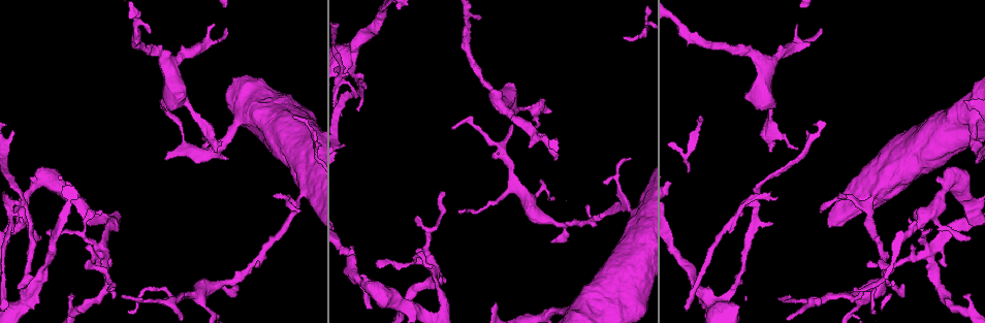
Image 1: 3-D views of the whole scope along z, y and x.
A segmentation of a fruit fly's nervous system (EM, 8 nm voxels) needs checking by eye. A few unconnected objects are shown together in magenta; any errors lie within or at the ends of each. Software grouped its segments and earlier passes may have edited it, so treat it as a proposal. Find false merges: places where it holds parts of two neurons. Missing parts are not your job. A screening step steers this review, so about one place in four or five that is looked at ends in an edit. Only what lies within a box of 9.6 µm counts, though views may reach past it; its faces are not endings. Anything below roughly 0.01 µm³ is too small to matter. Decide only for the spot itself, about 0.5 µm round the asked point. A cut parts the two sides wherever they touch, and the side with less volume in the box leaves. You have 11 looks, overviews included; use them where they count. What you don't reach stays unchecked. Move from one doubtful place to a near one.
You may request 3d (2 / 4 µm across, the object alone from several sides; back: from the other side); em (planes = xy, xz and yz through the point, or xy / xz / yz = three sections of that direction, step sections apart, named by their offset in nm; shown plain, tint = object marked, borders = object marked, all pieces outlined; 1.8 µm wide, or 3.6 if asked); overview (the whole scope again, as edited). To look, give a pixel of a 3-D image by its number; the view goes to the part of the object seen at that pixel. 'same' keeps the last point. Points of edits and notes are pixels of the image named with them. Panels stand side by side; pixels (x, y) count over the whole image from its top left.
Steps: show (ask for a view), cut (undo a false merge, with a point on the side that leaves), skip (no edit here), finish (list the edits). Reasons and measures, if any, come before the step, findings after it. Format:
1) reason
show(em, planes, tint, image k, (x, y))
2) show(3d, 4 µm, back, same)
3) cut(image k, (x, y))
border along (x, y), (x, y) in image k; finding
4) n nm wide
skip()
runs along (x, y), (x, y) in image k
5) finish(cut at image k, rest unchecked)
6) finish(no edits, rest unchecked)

thin arm on a thick one
show(em, 3.6 µm, planes, tint, image 1, (20, 308))

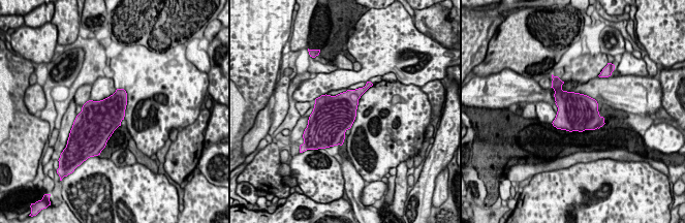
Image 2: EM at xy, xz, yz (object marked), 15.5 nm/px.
skip()
continuous, no second neuron

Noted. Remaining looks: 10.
a fork
show(em, planes, tint, image 1, (811, 303))

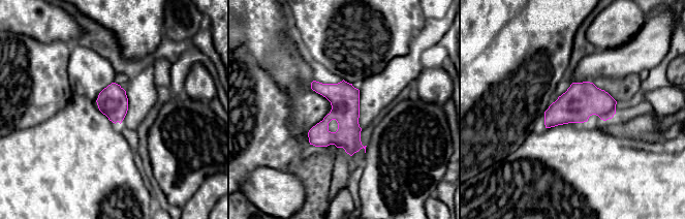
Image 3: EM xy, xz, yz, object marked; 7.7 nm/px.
skip()
continuous, no second neuron

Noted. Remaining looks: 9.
four-way junction
show(3d, 2 µm, image 1, (928, 255))

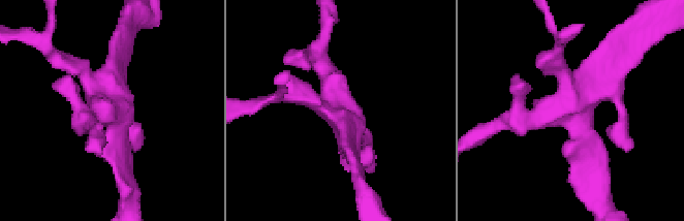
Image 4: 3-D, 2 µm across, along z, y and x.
now the EM
show(em, xy, step 16, tint, image 4, (119, 104))

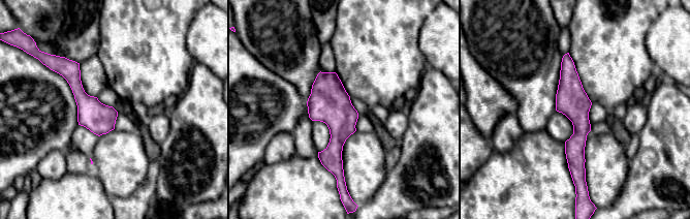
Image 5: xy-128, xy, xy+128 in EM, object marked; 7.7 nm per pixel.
show(em, planes, tint, same)

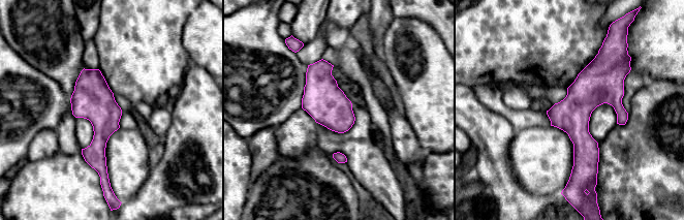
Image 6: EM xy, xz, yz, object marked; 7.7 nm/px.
skip()
runs along (600, 55), (576, 170) in image 6; all the same neuron

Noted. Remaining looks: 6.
abrupt turn
show(3d, 4 µm, image 1, (81, 208))

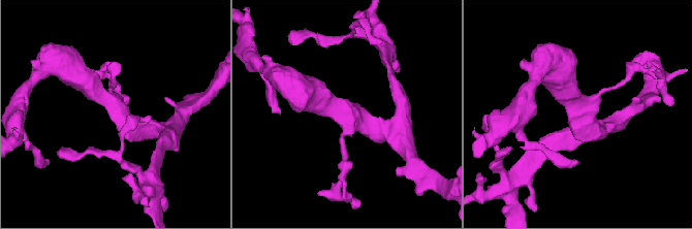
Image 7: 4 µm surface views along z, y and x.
show(em, yz, step 4, tint, image 7, (117, 109))

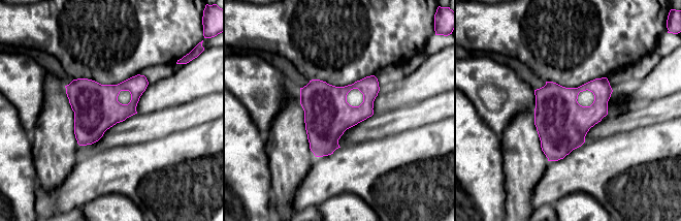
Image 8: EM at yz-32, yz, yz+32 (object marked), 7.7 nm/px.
show(em, planes, tint, same)

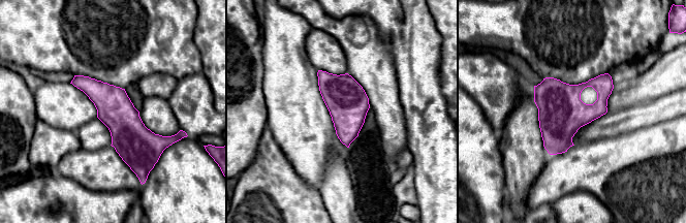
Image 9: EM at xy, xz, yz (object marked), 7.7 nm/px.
280 nm wide
skip()
runs along (76, 77), (146, 141), (163, 141) in image 9; all the same neuron

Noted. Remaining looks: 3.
sharp bend
show(em, 3.6 µm, planes, plain, image 1, (307, 192))

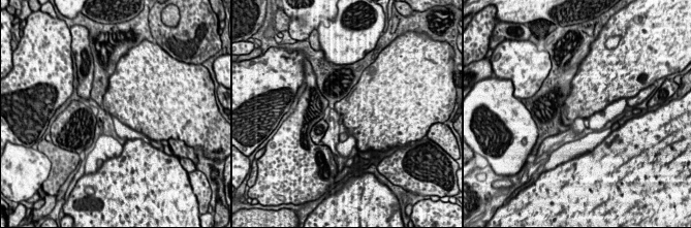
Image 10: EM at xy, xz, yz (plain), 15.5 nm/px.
what lies round it
show(em, 3.6 µm, planes, borders, same)

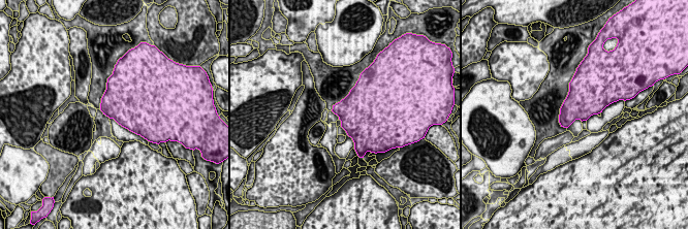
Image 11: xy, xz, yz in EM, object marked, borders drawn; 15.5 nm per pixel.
skip()
one neuron here

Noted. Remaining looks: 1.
finish(no edits, rest unchecked)

